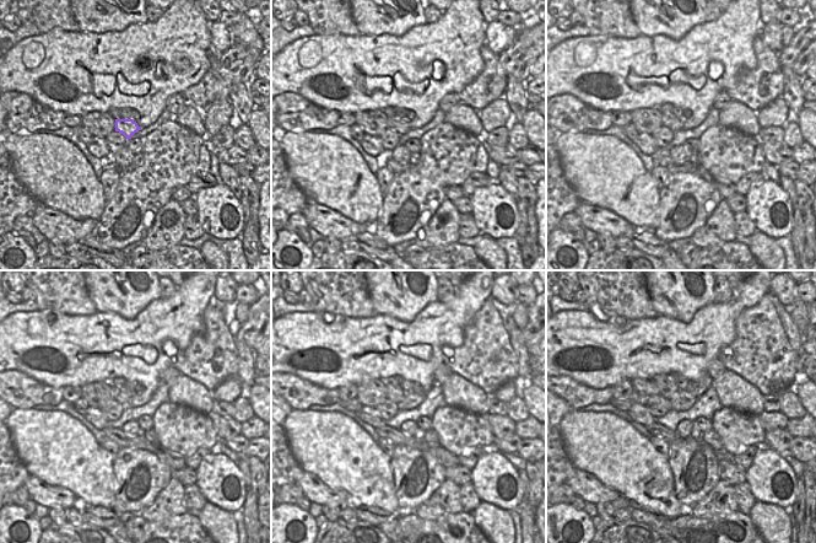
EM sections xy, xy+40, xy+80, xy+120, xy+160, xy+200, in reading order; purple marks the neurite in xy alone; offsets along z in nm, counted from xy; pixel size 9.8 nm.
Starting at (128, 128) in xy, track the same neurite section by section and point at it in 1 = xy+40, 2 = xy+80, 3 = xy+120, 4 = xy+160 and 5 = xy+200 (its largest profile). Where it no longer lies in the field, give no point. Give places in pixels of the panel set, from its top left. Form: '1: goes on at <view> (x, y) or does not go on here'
1: goes on at xy+40 (400, 125)
2: goes on at xy+80 (673, 123)
3: goes on at xy+120 (119, 394)
4: goes on at xy+160 (394, 392)
5: goes on at xy+200 (666, 386)

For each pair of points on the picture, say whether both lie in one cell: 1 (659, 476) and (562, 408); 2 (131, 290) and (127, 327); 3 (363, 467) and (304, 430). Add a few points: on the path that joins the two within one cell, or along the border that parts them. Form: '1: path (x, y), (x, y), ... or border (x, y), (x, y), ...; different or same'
1: border (572, 409), (562, 418), (558, 425); different
2: border (151, 302), (133, 318), (109, 311), (100, 313); different
3: path (349, 458), (333, 446), (319, 441); same

